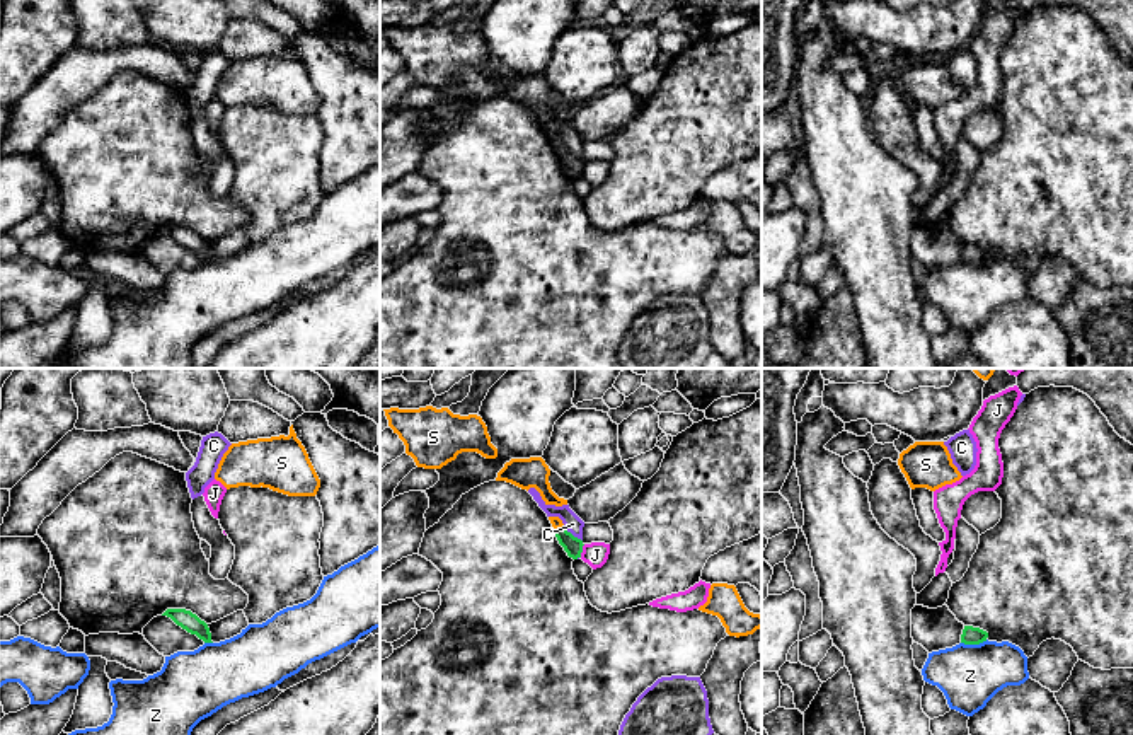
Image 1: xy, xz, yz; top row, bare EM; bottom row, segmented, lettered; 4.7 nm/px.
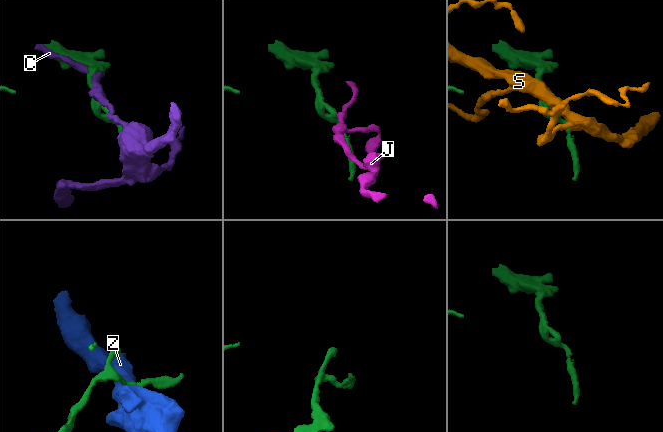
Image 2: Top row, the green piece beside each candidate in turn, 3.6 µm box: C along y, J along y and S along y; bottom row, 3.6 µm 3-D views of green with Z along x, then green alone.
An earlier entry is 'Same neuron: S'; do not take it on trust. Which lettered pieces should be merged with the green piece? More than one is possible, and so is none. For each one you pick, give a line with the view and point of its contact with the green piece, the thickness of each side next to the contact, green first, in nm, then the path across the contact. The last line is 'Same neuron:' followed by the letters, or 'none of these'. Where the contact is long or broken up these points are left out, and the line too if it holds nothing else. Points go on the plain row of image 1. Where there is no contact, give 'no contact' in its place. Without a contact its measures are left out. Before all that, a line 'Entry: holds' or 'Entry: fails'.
Entry: fails
Same neuron: none of these

